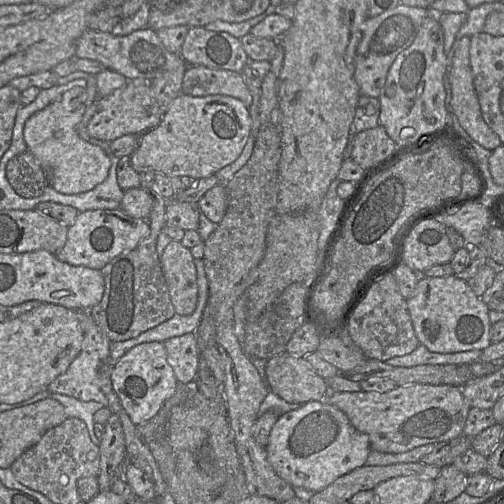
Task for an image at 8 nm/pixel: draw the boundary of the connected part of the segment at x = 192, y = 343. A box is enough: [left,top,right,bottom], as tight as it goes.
[163,333,200,385]

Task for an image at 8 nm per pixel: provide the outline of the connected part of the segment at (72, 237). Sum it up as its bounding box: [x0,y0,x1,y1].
[56,209,149,270]

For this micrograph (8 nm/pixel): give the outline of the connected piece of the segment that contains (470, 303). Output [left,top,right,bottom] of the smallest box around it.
[407,275,492,352]

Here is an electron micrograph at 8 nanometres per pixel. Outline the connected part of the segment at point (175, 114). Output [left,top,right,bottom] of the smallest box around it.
[129,95,251,180]

